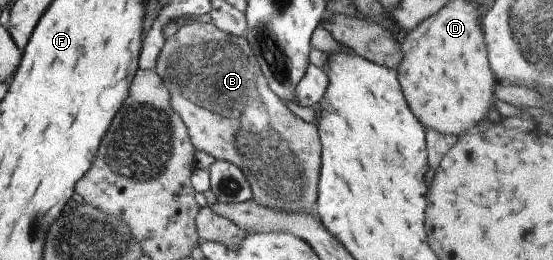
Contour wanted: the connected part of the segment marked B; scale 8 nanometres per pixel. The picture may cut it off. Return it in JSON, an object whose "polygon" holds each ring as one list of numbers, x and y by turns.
{"polygon":[[197,20,192,21,191,24,178,27,174,35,163,42,155,62,154,70,169,90,170,106,172,110,175,110,179,114,187,130,190,142,196,151,202,151,215,158,215,160,220,159,239,168,249,184,251,199,258,206,274,209,275,211,283,211,284,213,298,212,305,213,306,215,314,214,321,151,317,125,314,122,304,122,298,116,291,113,283,102,269,89,245,37,235,37,234,35,226,34,218,30,212,23,200,23]]}

